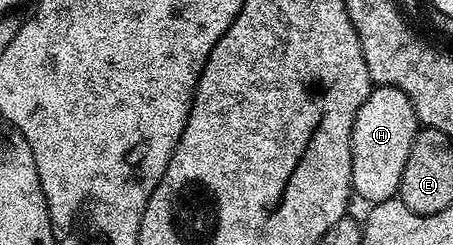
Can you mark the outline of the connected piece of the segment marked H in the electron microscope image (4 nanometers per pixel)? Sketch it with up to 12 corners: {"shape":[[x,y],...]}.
{"shape":[[370,89],[353,121],[352,193],[398,197],[419,129],[407,95]]}

